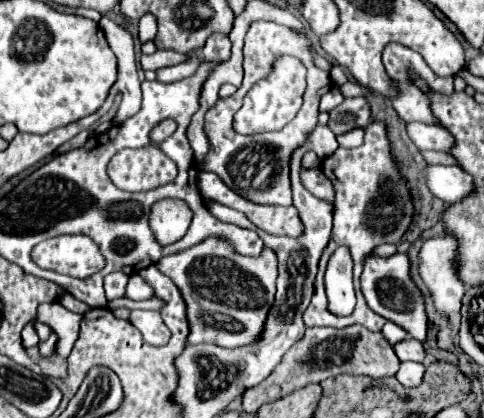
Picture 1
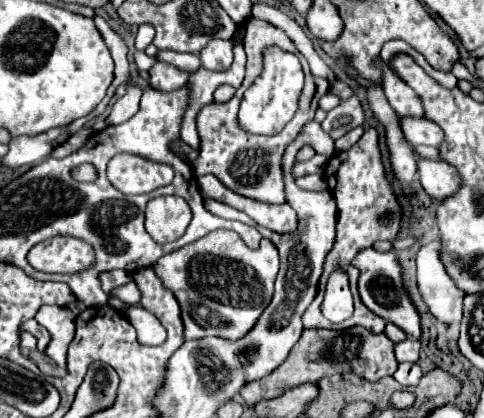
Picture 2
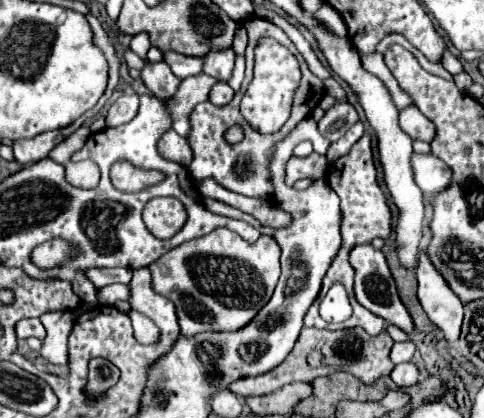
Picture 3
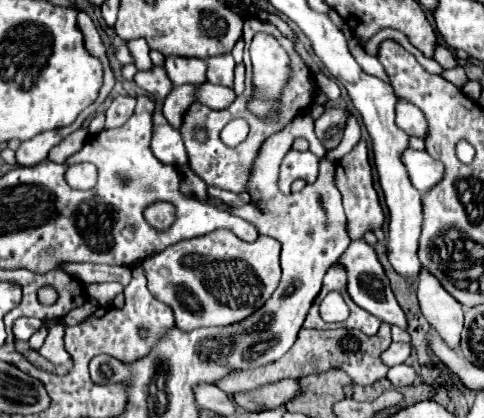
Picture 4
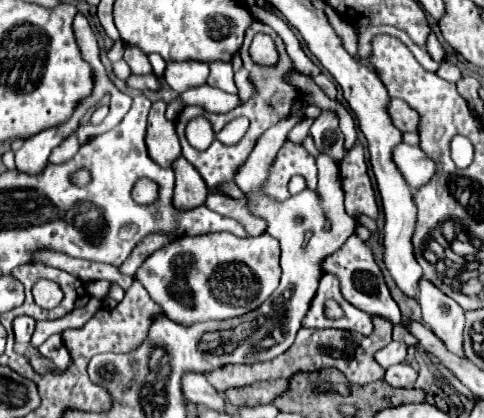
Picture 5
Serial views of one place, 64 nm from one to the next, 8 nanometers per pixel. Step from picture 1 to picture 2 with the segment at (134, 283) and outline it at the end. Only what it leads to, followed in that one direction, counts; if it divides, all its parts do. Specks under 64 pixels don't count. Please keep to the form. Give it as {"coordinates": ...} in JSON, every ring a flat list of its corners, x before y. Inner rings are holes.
{"coordinates":[[134,282,116,288,114,292,110,292,110,296,112,296,112,298,118,298,118,300,122,300,122,302,126,302,126,304,136,304,136,302,140,300,140,292,138,292,138,288,136,288]]}

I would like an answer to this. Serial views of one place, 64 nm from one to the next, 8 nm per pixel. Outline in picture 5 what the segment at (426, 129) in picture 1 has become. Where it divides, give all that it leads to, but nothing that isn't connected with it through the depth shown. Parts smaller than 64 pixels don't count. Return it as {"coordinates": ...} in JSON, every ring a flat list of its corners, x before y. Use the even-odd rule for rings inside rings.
{"coordinates":[[392,98,388,102,388,114,392,118,392,124,402,130,402,132,416,132,416,112,412,112,412,108,398,98]]}

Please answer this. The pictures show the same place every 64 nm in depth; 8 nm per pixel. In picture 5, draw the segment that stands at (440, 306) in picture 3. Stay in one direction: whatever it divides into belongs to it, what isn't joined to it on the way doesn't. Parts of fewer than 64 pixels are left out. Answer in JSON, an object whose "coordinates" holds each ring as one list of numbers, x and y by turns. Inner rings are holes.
{"coordinates":[[420,280,418,304,422,308,422,320,430,330,444,342,448,352,464,358,462,330,464,330,464,310,428,280]]}

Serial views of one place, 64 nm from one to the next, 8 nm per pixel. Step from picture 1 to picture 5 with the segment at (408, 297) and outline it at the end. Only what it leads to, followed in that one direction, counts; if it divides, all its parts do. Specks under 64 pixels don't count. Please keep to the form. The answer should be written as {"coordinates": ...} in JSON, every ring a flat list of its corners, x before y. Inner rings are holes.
{"coordinates":[[352,234,340,250,336,250,334,254,326,256,322,262,320,262,320,268,322,272,326,274,334,274,340,282,340,292,342,296,356,308,368,312,368,314,376,314,376,316,382,316,382,318,388,318,390,322,400,322,402,316,400,316,400,308,398,304,392,300,386,284,384,284,384,276,380,272,380,268,376,266,374,262,374,256,372,256,372,250,368,248,366,242,362,242,356,234]]}

